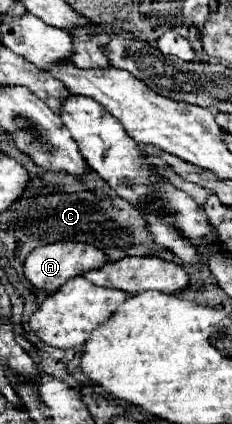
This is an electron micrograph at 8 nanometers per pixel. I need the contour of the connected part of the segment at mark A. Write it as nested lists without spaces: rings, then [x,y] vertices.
[[[56,242],[56,244],[46,244],[46,246],[40,246],[36,248],[28,258],[26,258],[26,264],[24,264],[24,274],[26,278],[40,290],[46,290],[46,292],[56,292],[58,288],[62,288],[70,278],[74,276],[80,276],[84,272],[90,272],[90,270],[96,270],[96,268],[102,268],[104,264],[108,262],[108,256],[92,246],[92,244],[80,244],[80,242]]]

